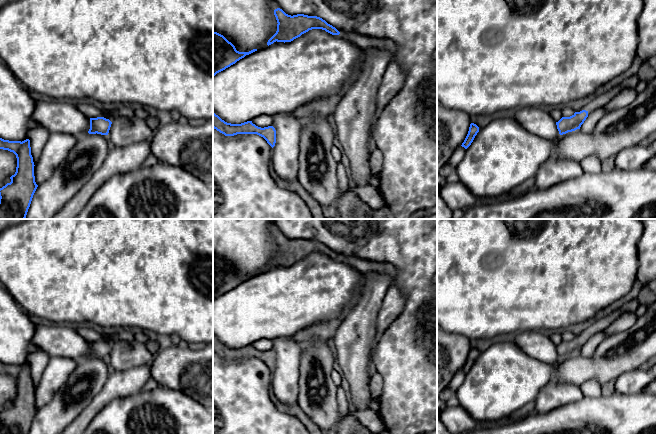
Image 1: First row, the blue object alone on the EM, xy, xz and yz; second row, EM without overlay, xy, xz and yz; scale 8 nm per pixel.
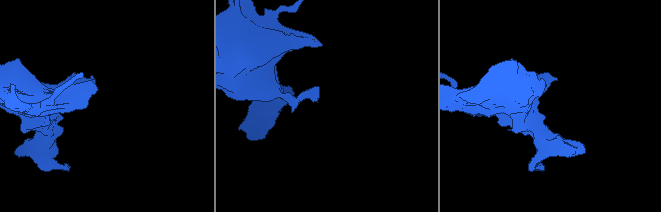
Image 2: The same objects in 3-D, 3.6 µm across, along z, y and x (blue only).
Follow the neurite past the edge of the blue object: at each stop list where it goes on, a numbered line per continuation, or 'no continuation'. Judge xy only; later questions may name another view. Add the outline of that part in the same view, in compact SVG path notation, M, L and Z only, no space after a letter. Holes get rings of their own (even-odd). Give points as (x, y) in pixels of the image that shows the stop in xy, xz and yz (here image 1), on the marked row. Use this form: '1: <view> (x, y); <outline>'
no continuation

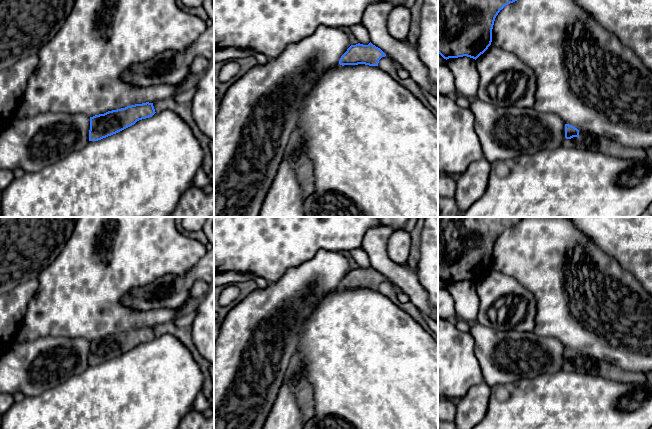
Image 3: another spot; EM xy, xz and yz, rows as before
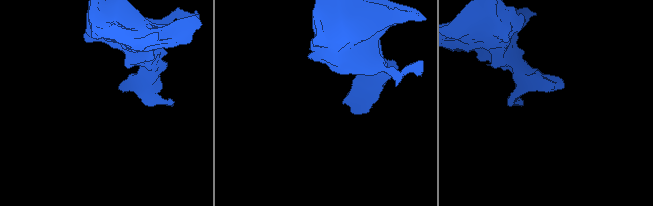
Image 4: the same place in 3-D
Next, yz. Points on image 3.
1: yz (574, 142); M573 137L571 139L563 139L562 145L567 148L576 148L587 146L587 143L581 141L579 137Z

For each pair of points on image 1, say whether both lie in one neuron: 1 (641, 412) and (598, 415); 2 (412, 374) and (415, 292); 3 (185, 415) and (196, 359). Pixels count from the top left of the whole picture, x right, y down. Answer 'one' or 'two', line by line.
1: one
2: one
3: two

